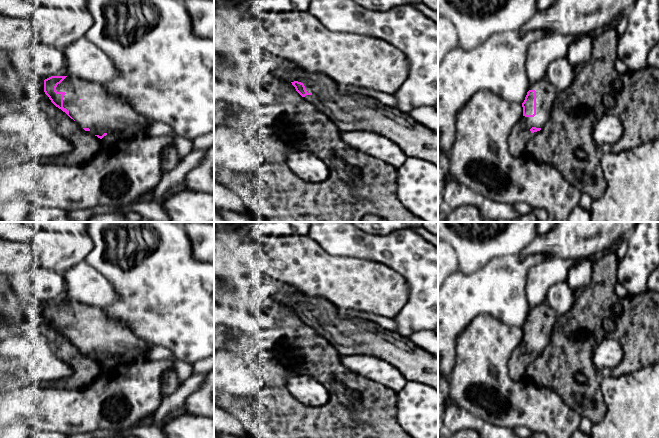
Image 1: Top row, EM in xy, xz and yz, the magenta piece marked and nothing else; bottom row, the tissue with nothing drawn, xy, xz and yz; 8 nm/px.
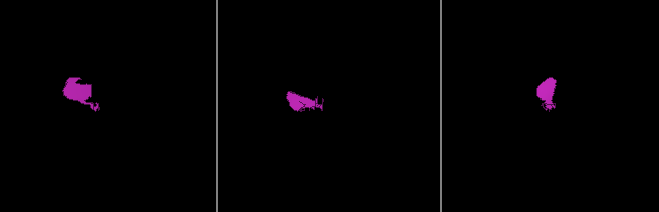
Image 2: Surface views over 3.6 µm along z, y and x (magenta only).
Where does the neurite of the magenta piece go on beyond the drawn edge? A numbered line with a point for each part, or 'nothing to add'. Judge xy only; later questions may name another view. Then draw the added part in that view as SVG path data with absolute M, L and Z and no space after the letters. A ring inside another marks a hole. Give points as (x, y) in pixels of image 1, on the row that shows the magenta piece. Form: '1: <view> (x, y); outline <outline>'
1: xy (99, 110); outline M67 76L56 87L57 92L65 92L63 107L81 128L89 128L90 133L102 136L116 132L122 139L144 136L145 129L151 120L138 113L122 96L114 96L104 84L82 80L75 76Z

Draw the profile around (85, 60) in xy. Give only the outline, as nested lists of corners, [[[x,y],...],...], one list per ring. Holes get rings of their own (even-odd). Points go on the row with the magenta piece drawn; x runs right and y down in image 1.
[[[86,37],[64,50],[68,73],[82,80],[106,84],[117,75],[112,60]]]

